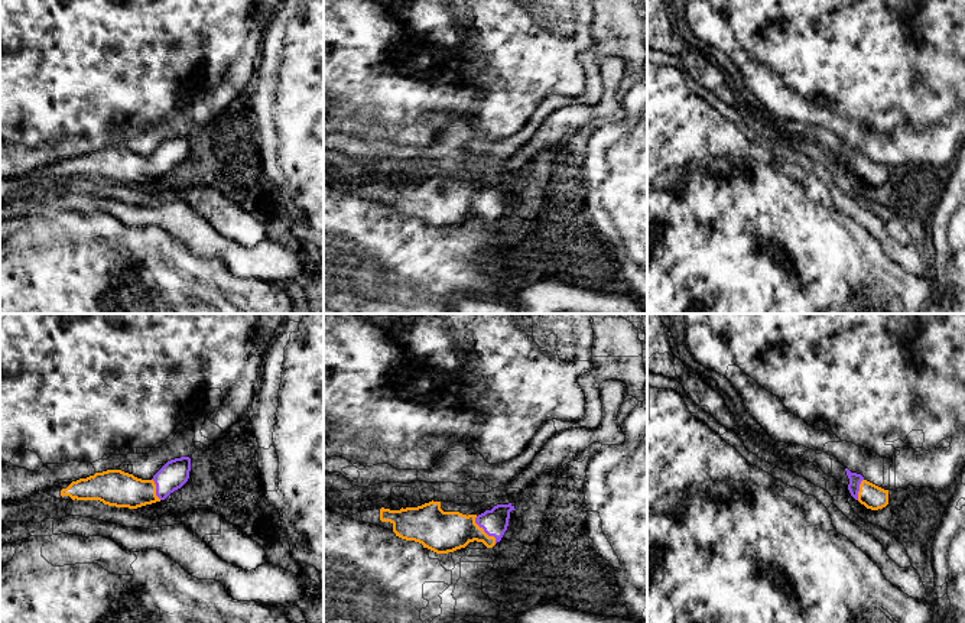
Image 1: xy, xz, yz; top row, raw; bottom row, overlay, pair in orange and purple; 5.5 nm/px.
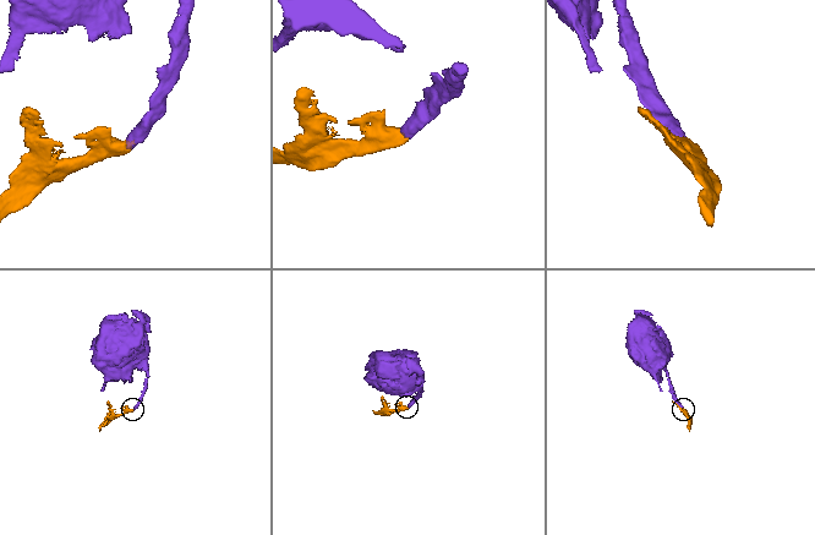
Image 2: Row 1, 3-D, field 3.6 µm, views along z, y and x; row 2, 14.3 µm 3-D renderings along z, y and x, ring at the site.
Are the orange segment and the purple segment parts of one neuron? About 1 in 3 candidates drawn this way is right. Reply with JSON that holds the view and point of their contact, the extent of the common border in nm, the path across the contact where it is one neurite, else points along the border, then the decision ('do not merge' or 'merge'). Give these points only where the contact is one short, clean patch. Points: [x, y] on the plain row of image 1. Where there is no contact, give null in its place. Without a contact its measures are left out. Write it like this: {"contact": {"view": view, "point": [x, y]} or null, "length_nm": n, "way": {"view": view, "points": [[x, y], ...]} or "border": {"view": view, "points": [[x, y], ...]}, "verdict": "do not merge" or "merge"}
{"contact": {"view": "xz", "point": [483, 207]}, "length_nm": 190, "way": {"view": "xz", "points": [[442, 208], [483, 207], [494, 198]]}, "verdict": "merge"}

